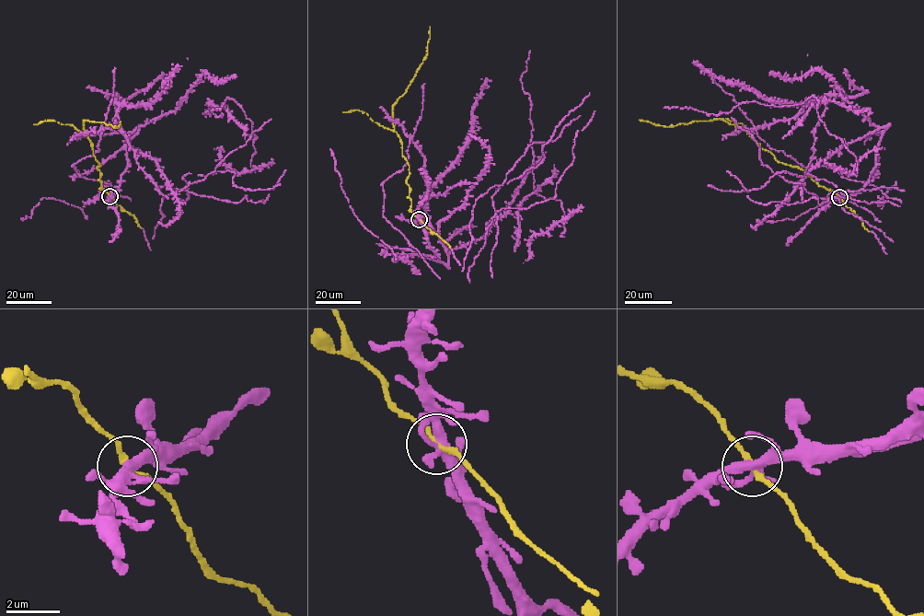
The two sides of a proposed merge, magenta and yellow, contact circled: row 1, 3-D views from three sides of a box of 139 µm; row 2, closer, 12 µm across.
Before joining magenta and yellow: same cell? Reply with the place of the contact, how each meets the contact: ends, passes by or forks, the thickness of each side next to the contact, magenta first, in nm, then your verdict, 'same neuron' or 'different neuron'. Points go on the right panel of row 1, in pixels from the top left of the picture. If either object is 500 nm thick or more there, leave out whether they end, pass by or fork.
(839, 197) | magenta passes by | yellow passes by | 400/180 nm | same neuron

